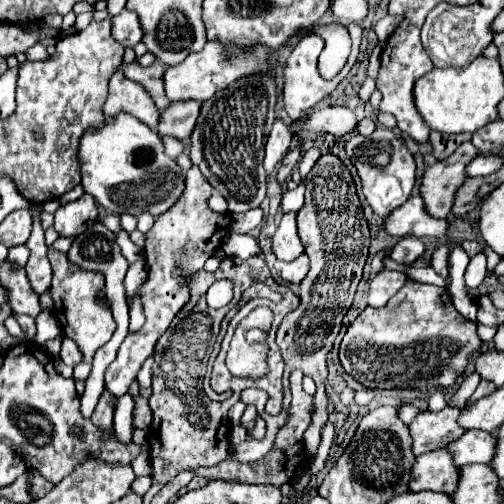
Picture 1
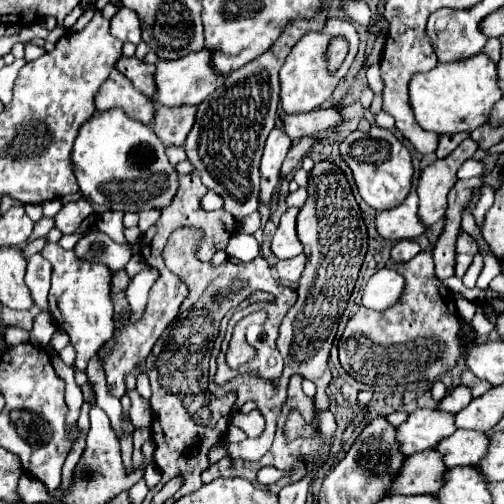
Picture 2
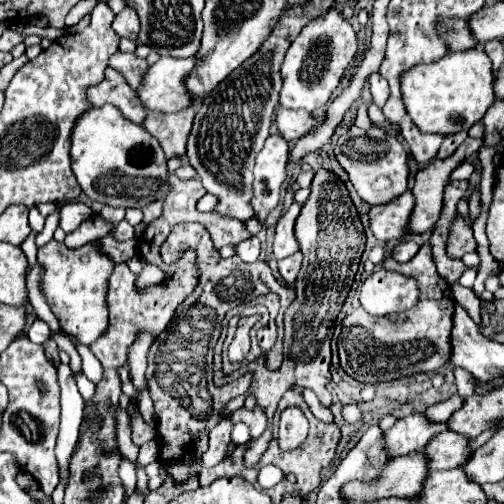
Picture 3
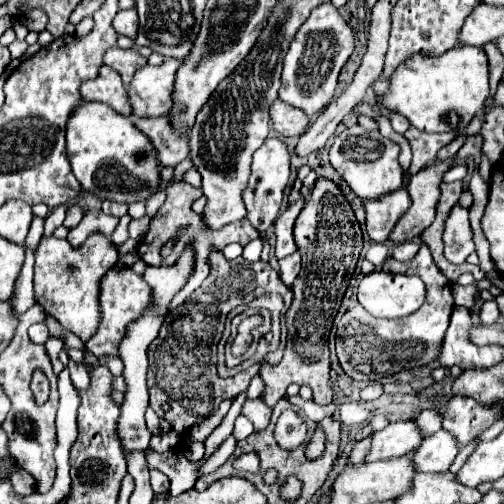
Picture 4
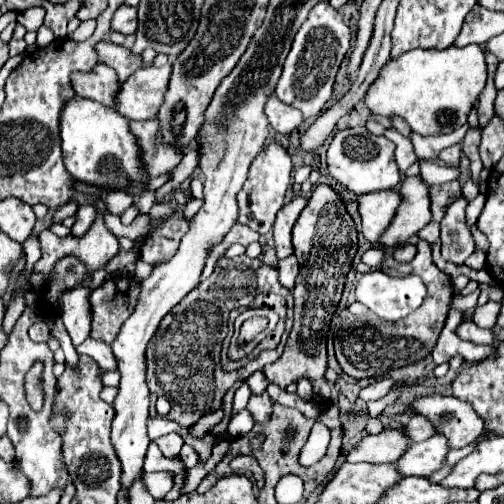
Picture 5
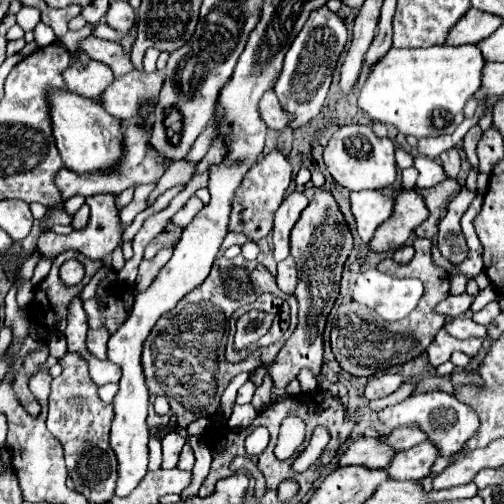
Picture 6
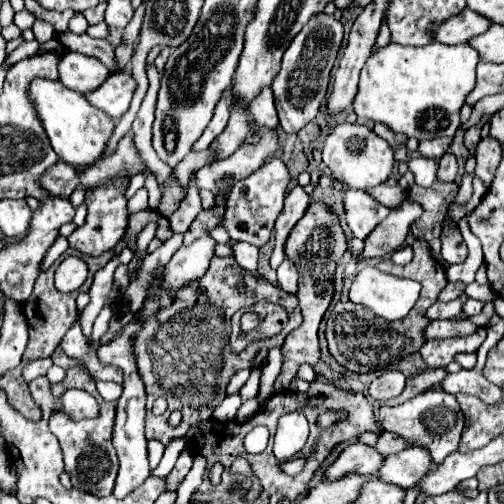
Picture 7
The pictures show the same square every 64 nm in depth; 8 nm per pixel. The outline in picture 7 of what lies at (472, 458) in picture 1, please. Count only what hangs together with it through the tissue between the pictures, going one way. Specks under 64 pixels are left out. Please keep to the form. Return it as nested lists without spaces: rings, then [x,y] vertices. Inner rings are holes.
[[[408,446],[402,452],[384,458],[384,464],[378,472],[378,480],[408,490],[420,480],[420,476],[428,472],[428,468],[430,454],[420,446]]]

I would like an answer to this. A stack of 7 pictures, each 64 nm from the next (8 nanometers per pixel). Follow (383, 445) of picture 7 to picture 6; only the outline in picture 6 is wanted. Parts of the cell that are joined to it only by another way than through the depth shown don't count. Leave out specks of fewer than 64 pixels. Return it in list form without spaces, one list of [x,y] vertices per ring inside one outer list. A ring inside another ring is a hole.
[[[406,426],[406,428],[392,430],[390,434],[384,436],[384,440],[386,440],[386,444],[388,444],[390,448],[394,448],[394,450],[398,452],[398,450],[412,448],[414,444],[426,440],[426,434],[424,434],[420,428],[416,428],[416,426]]]

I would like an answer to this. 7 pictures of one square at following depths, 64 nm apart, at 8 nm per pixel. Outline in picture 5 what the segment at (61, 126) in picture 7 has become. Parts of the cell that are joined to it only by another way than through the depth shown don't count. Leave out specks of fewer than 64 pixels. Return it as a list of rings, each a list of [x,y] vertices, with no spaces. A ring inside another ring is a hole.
[[[80,96],[66,100],[64,112],[60,114],[60,140],[64,166],[76,180],[128,190],[132,194],[140,192],[140,186],[144,184],[140,148],[128,130],[128,120],[112,108]]]

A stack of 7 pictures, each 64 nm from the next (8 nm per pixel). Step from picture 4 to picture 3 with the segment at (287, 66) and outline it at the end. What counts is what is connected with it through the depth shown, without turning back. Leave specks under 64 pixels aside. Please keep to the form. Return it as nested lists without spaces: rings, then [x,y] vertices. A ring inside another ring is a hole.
[[[328,12],[312,20],[312,24],[302,28],[300,36],[290,44],[286,52],[282,64],[284,88],[280,92],[280,104],[286,108],[302,108],[306,112],[322,108],[336,90],[354,54],[356,54],[356,32],[354,28],[350,30],[350,24],[340,14]]]

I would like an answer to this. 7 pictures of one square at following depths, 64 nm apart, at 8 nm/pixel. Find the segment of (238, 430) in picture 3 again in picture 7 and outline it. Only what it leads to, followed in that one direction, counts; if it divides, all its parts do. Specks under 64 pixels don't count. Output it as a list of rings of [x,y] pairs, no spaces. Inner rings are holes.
[[[252,398],[252,400],[246,400],[244,404],[242,404],[242,408],[238,410],[238,414],[236,414],[236,420],[238,422],[244,422],[244,420],[248,420],[256,410],[260,408],[260,402],[256,400],[256,398]]]

